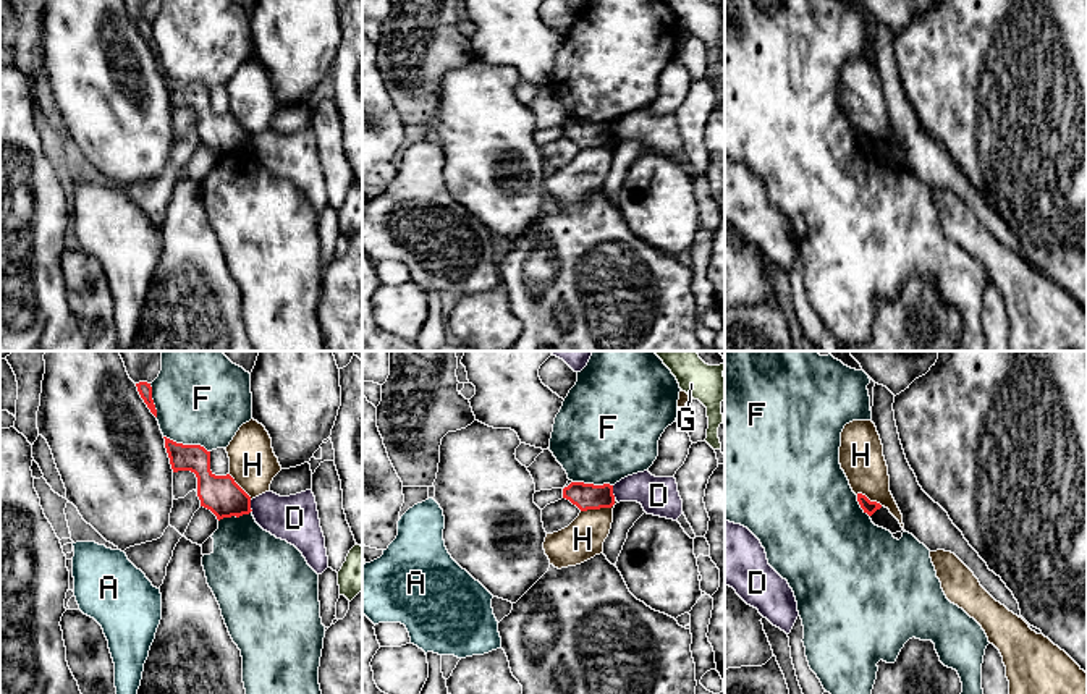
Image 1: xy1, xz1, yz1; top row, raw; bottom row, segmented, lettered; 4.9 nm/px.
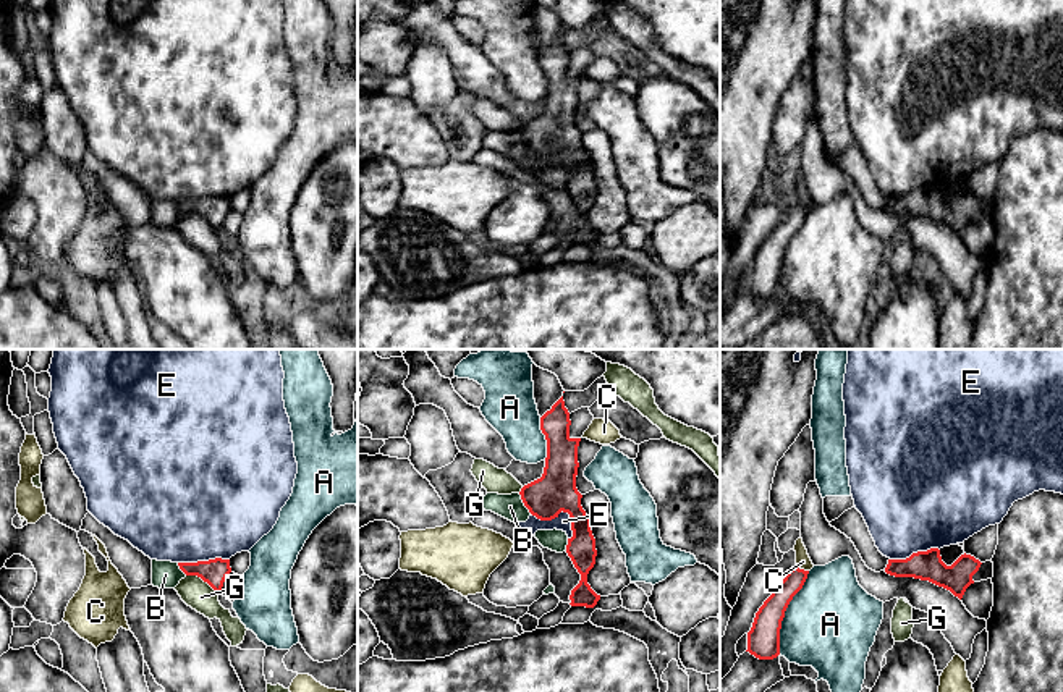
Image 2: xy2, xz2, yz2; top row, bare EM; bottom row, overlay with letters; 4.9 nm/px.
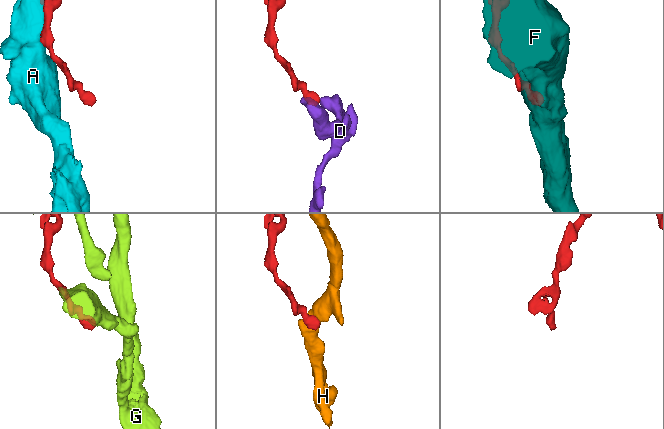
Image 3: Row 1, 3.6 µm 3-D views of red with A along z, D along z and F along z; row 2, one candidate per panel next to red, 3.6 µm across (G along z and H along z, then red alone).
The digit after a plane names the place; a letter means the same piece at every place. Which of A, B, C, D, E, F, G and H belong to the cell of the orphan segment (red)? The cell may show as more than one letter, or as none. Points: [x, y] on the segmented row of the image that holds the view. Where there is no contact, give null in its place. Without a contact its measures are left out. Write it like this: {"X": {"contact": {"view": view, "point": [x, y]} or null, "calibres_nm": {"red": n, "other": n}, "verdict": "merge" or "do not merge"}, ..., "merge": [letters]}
{"A": {"contact": {"view": "yz2", "point": [783, 613]}, "calibres_nm": {"red": 160, "other": 460}, "verdict": "do not merge"}, "B": {"contact": {"view": "xz2", "point": [523, 502]}, "calibres_nm": {"red": 200, "other": 130}, "verdict": "do not merge"}, "C": {"contact": {"view": "yz2", "point": [803, 569]}, "calibres_nm": {"red": 120, "other": 80}, "verdict": "do not merge"}, "D": {"contact": {"view": "xy1", "point": [249, 507]}, "calibres_nm": {"red": 190, "other": 240}, "verdict": "do not merge"}, "E": {"contact": {"view": "xz2", "point": [560, 511]}, "calibres_nm": {"red": 200, "other": 80}, "verdict": "do not merge"}, "F": {"contact": {"view": "xy1", "point": [186, 445]}, "calibres_nm": {"red": 140, "other": 460}, "verdict": "do not merge"}, "G": {"contact": {"view": "xy2", "point": [203, 579]}, "calibres_nm": {"red": 130, "other": 150}, "verdict": "do not merge"}, "H": {"contact": {"view": "xz1", "point": [599, 508]}, "calibres_nm": {"red": 130, "other": 200}, "verdict": "do not merge"}, "merge": []}

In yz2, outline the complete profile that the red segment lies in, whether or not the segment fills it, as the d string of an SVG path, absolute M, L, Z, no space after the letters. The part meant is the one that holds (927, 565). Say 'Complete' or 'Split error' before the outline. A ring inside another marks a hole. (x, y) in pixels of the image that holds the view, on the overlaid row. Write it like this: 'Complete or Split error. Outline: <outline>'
Split error. Outline: M930 548L913 553L906 559L888 559L885 572L895 577L929 580L961 600L971 584L993 577L993 563L980 563L964 553L951 566L947 566L942 561L940 550Z

